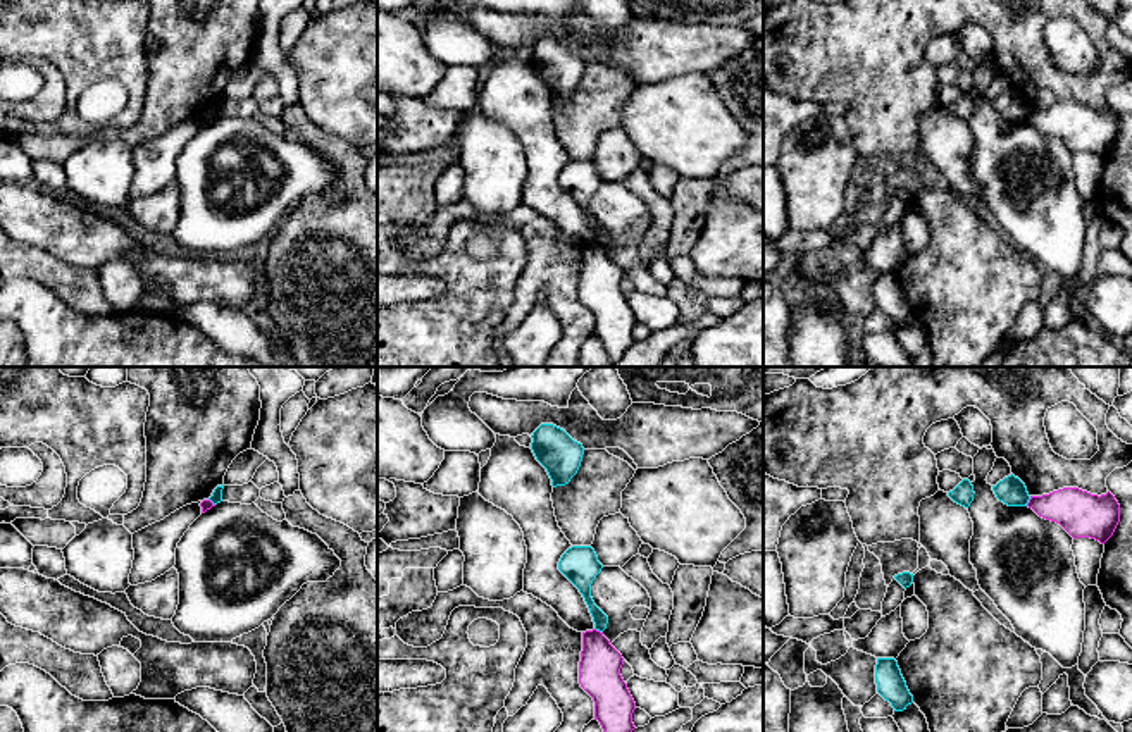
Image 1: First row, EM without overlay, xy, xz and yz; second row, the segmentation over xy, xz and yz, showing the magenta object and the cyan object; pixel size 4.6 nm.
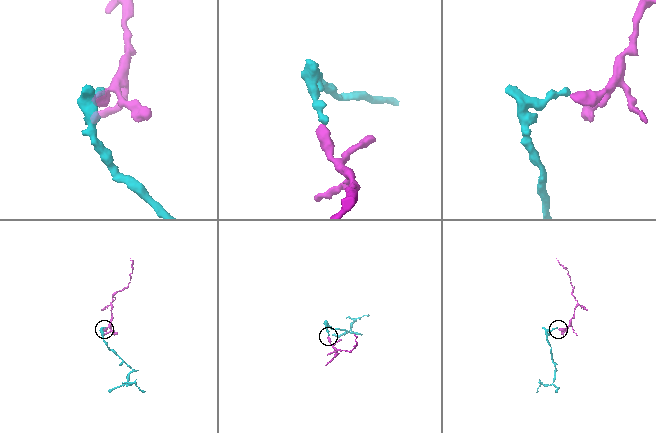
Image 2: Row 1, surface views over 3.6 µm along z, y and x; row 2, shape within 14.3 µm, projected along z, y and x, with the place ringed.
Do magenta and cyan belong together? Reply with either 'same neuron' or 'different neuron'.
different neuron

